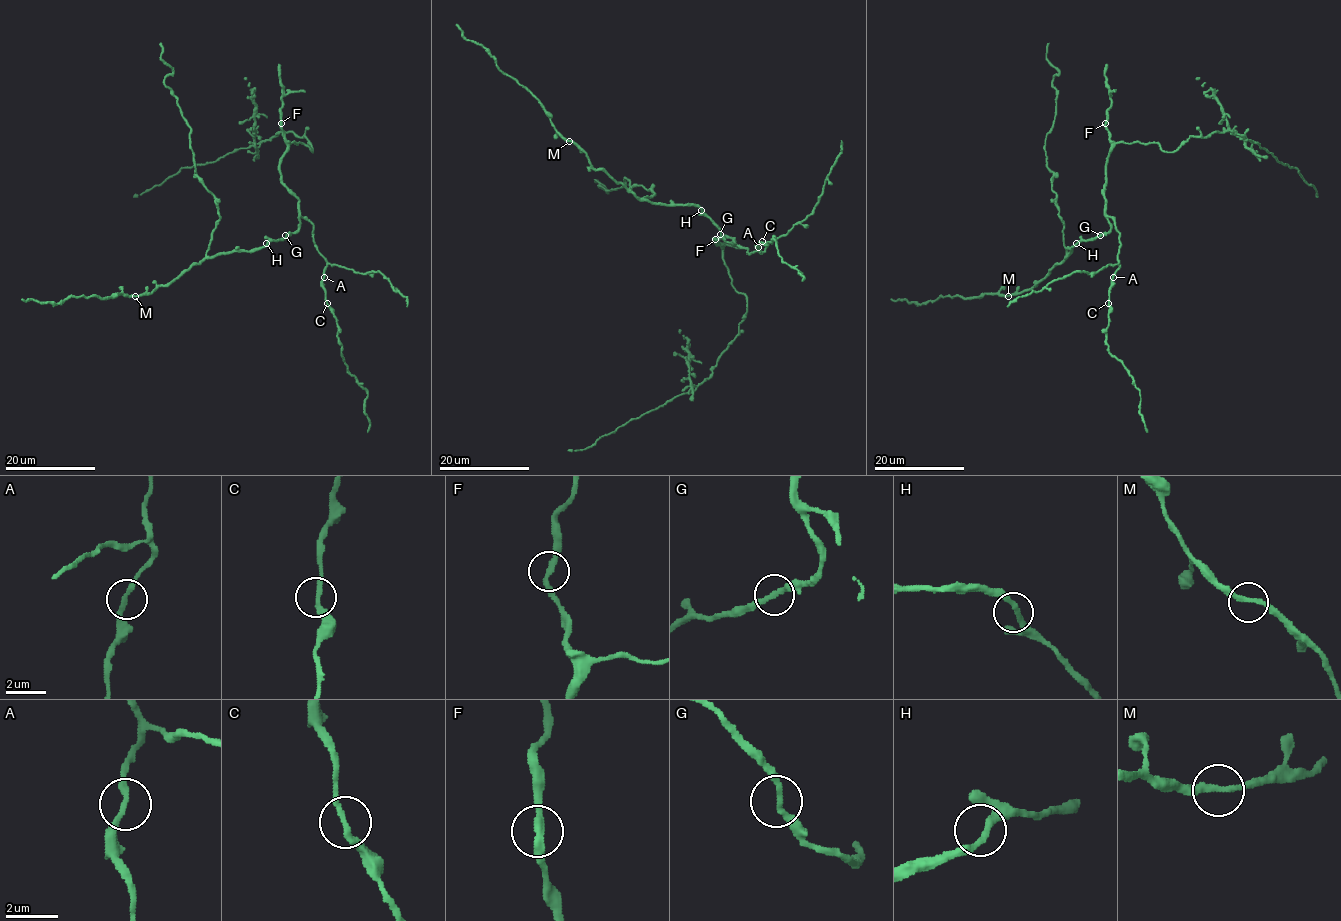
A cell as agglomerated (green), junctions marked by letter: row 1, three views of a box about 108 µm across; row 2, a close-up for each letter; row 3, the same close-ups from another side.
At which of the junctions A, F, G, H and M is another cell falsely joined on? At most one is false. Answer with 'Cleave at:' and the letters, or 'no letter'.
Cleave at: no letter

